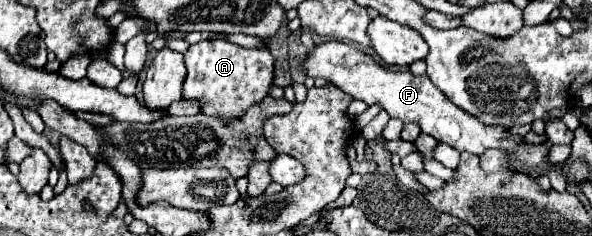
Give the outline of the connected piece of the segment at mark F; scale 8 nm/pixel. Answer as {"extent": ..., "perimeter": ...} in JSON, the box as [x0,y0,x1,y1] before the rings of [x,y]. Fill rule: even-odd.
{"extent":[304,41,550,171],"perimeter":[[[326,41],[318,45],[310,55],[306,55],[304,61],[306,75],[310,77],[324,77],[326,81],[334,83],[354,99],[362,99],[368,105],[380,103],[390,117],[400,119],[402,123],[418,123],[422,133],[432,135],[440,143],[446,143],[454,147],[456,151],[470,151],[474,155],[482,155],[484,149],[496,147],[496,149],[506,149],[514,151],[514,167],[518,171],[528,171],[534,167],[546,169],[550,163],[546,161],[548,147],[544,145],[530,145],[524,147],[522,137],[510,135],[504,127],[490,127],[474,119],[472,115],[466,115],[462,109],[458,109],[442,91],[430,81],[428,75],[414,75],[410,69],[402,71],[392,71],[388,67],[382,67],[376,63],[368,53],[362,53],[356,45],[342,43],[342,41]]]}

